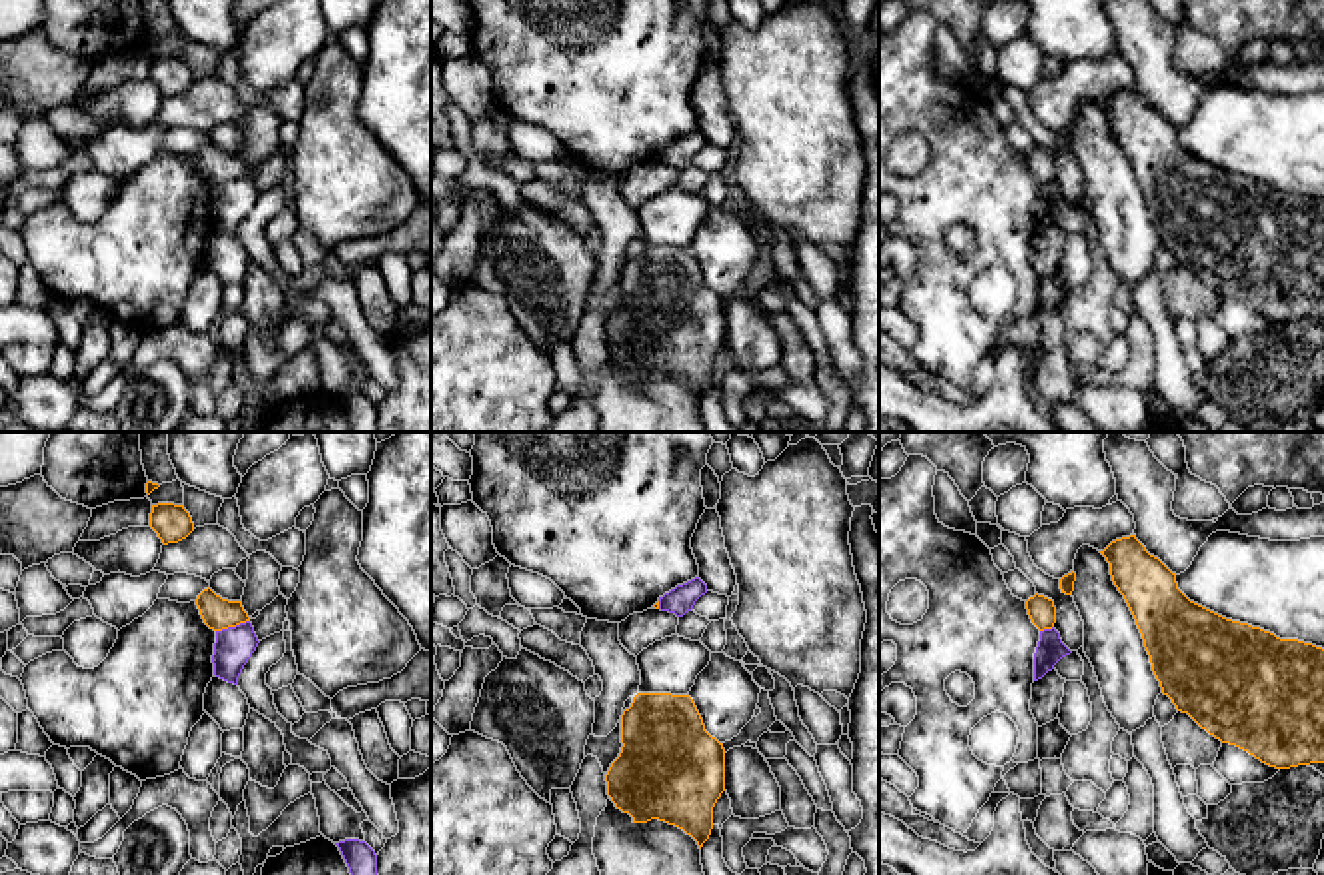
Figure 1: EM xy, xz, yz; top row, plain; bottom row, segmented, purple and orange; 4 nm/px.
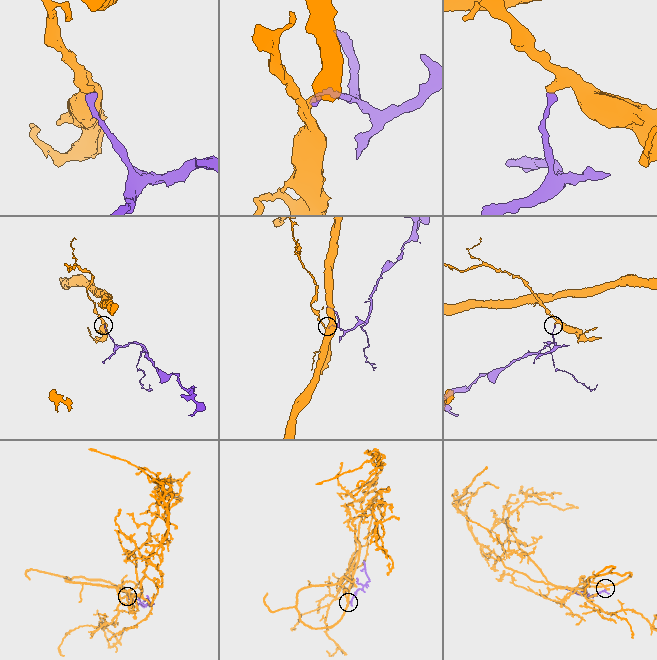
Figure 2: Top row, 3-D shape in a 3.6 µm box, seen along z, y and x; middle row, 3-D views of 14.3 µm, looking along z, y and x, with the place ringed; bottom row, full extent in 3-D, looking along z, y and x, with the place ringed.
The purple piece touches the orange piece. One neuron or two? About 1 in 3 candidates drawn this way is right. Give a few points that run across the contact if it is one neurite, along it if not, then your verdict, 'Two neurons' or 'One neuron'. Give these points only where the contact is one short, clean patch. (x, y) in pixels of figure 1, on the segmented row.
Line: xy (248, 620), (216, 632). Two neurons

